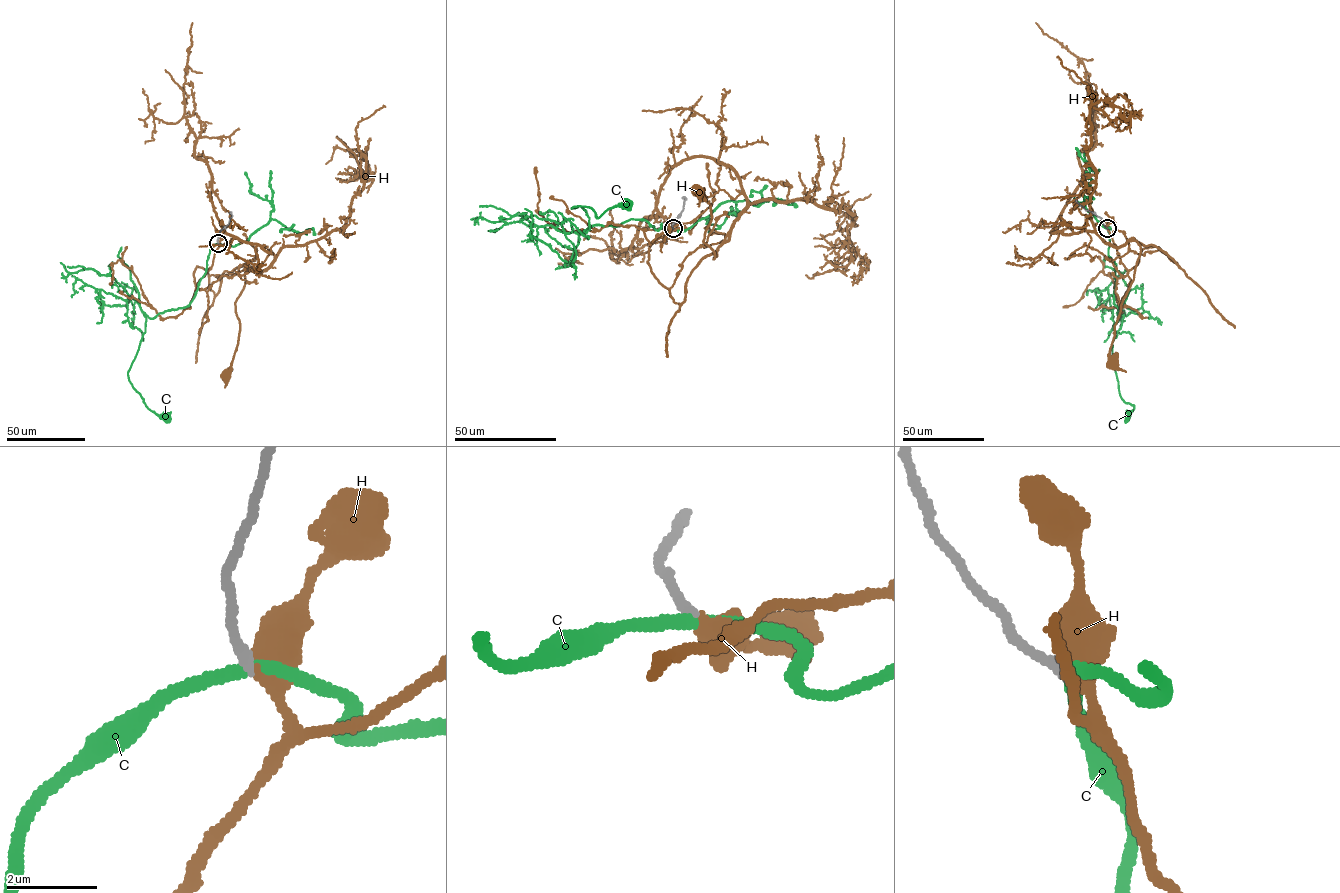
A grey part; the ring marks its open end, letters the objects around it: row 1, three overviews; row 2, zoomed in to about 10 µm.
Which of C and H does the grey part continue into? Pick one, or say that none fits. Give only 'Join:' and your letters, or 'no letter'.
Join: H

